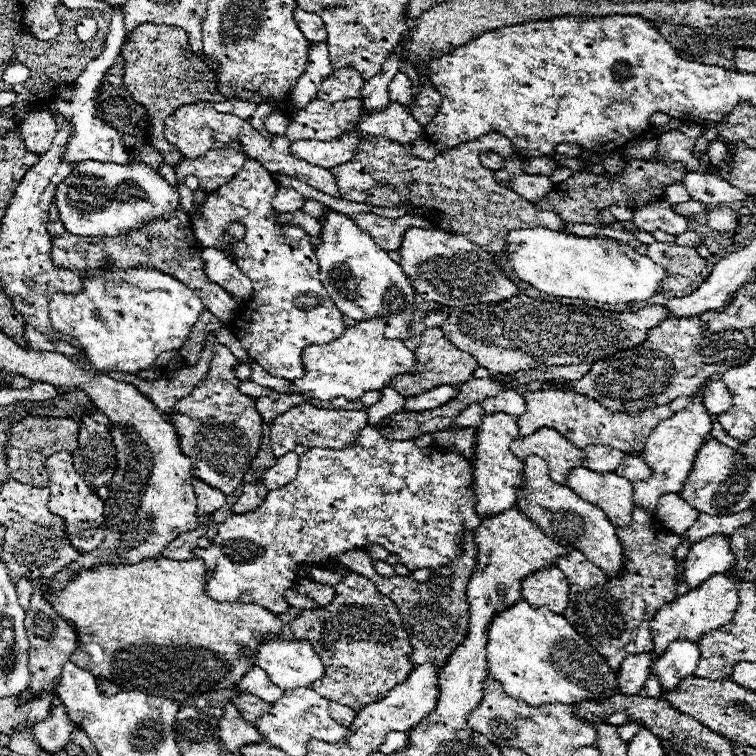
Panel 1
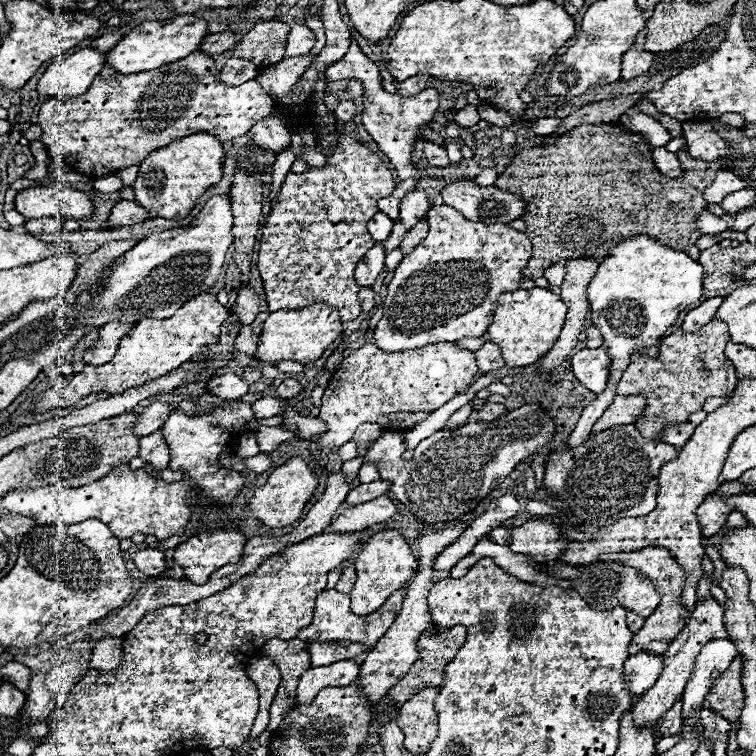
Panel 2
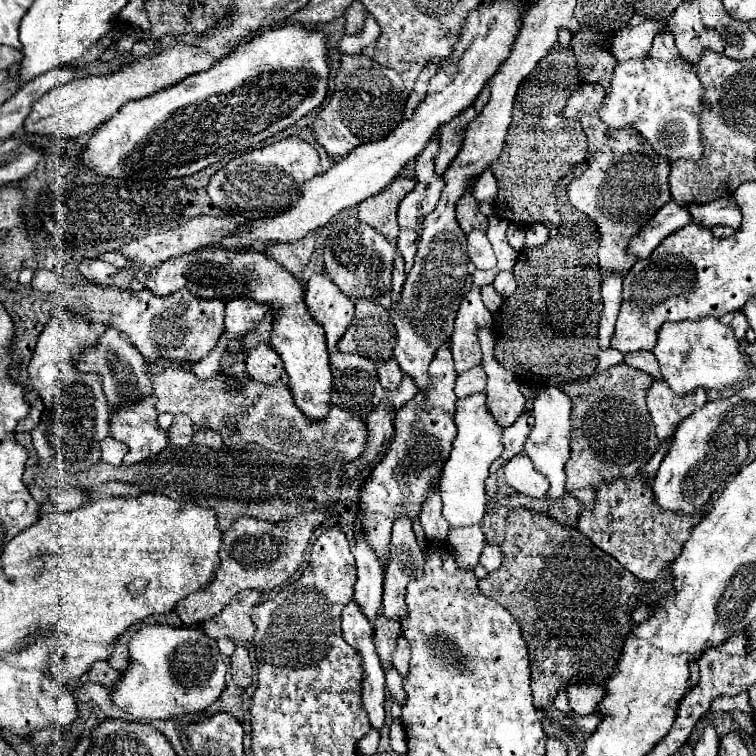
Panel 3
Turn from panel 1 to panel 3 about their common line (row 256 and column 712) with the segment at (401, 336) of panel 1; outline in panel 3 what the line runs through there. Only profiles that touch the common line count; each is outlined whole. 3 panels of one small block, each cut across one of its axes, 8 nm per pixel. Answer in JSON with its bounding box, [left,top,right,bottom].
[652,318,750,396]

